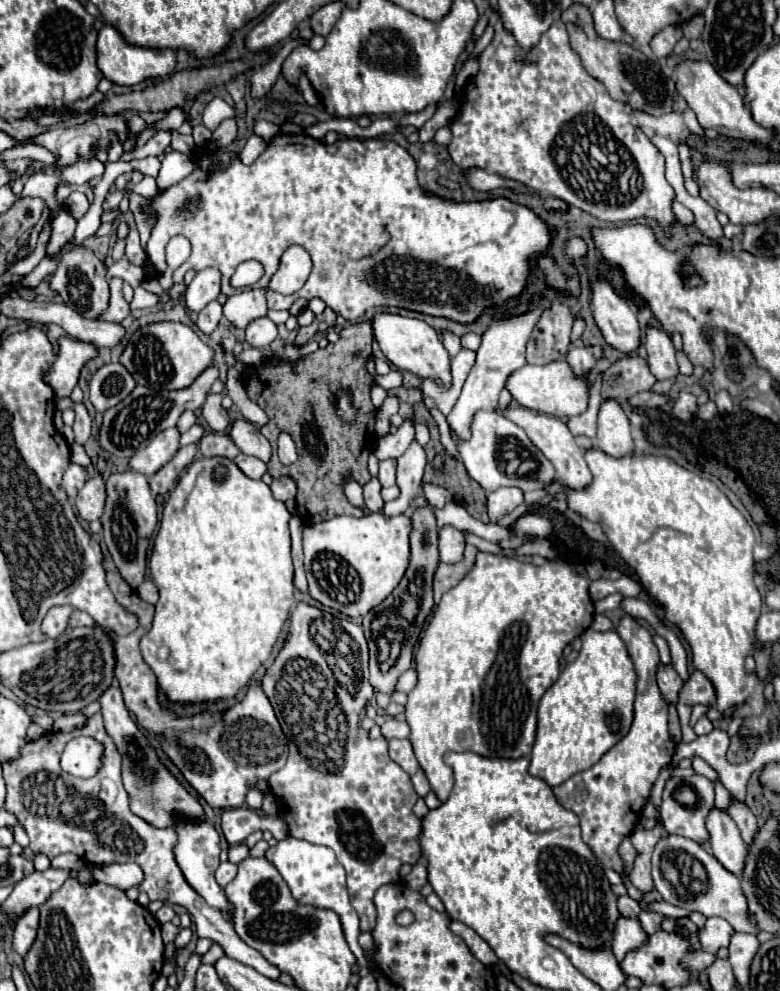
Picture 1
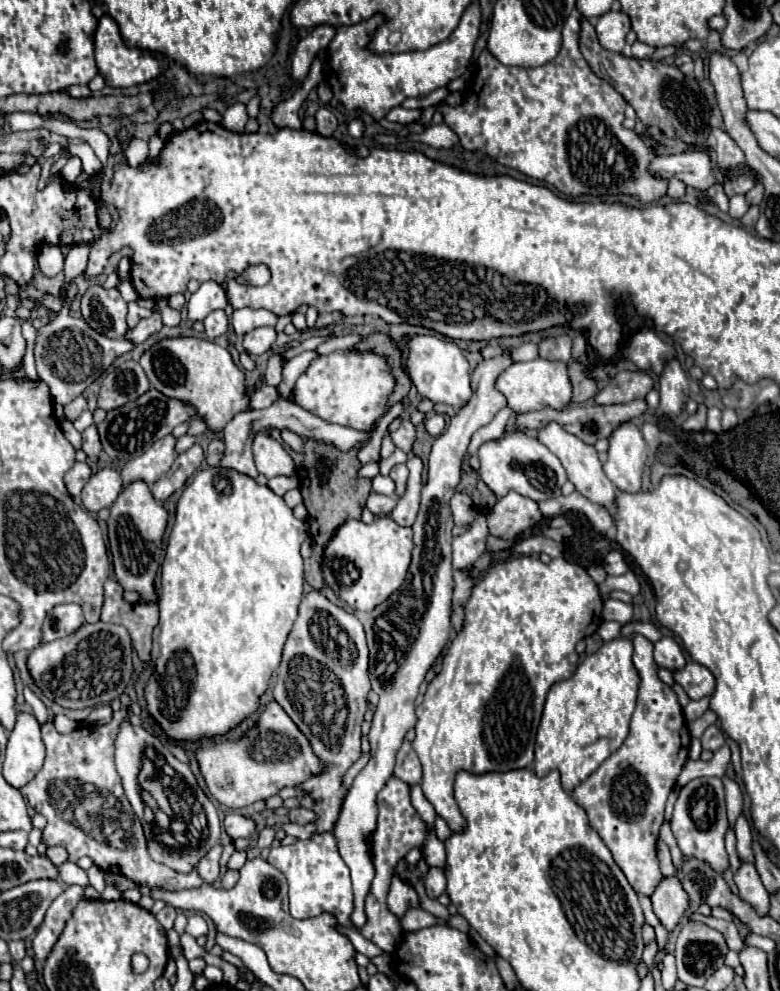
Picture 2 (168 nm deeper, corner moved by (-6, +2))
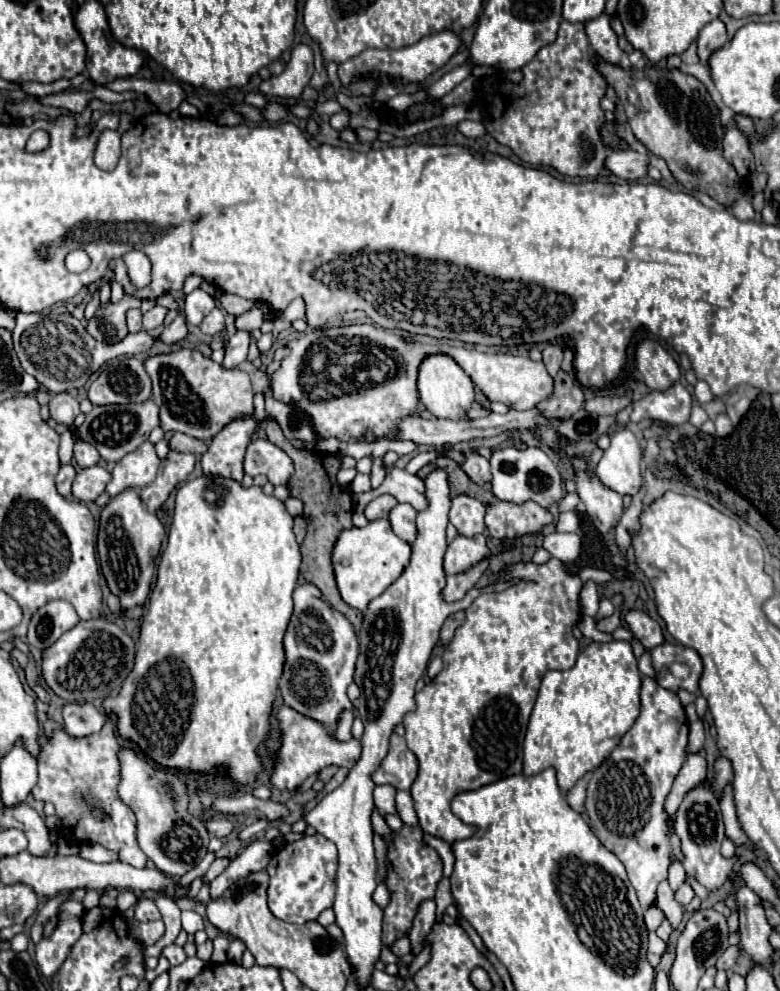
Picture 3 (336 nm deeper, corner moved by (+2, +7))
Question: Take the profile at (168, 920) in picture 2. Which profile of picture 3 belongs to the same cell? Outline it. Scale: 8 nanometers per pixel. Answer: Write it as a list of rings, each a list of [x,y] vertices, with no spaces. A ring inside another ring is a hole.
[[[141,901],[137,905],[137,909],[135,909],[135,917],[133,919],[137,919],[137,921],[155,921],[155,919],[161,919],[161,913],[155,907],[155,903]]]

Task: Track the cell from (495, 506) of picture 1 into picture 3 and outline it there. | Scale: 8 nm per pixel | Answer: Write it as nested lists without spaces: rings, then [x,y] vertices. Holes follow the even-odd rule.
[[[497,501],[487,507],[485,527],[495,539],[515,539],[521,535],[531,535],[541,531],[553,517],[547,509],[537,505],[535,501],[527,501],[523,505]]]

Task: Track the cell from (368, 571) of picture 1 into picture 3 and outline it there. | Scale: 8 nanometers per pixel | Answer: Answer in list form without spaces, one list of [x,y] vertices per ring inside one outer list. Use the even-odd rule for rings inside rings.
[[[369,521],[365,527],[345,529],[339,535],[331,555],[337,587],[343,601],[359,611],[365,611],[367,603],[379,597],[403,573],[409,555],[409,543],[393,533],[389,521]]]

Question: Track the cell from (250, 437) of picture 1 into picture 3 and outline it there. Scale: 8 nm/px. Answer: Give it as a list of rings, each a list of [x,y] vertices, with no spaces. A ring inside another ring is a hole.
[[[257,437],[247,447],[245,473],[251,477],[263,473],[273,485],[285,485],[287,479],[293,475],[293,461],[269,439]]]

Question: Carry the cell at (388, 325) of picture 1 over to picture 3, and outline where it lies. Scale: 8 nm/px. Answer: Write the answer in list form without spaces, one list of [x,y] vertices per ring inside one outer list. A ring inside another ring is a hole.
[[[433,353],[421,361],[417,375],[417,391],[419,401],[439,419],[465,419],[465,409],[469,409],[475,403],[473,381],[447,353]]]

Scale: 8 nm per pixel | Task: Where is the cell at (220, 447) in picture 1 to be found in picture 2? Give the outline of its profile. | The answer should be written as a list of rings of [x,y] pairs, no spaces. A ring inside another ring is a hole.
[[[215,438],[215,440],[211,440],[211,444],[209,444],[209,448],[207,448],[207,464],[209,466],[217,466],[219,464],[219,460],[221,460],[221,456],[223,456],[223,450],[225,450],[225,444],[223,444],[223,440],[219,440],[219,438]]]

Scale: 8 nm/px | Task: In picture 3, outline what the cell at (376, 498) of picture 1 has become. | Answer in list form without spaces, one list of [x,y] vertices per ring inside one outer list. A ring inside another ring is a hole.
[[[379,495],[379,497],[375,497],[375,499],[365,507],[365,517],[367,517],[369,521],[387,517],[389,511],[391,511],[391,507],[395,507],[395,505],[397,505],[397,499],[395,499],[395,497],[391,497],[391,495]]]

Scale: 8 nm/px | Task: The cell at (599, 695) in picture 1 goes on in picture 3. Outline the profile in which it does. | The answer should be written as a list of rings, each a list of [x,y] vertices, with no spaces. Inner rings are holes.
[[[609,641],[609,643],[591,643],[585,647],[577,663],[567,671],[547,671],[541,689],[529,719],[525,743],[523,743],[523,773],[537,775],[547,767],[555,767],[559,789],[567,793],[575,781],[579,781],[587,771],[599,767],[603,759],[613,751],[619,739],[627,733],[631,723],[639,715],[639,687],[641,675],[637,669],[637,659],[627,641]]]

